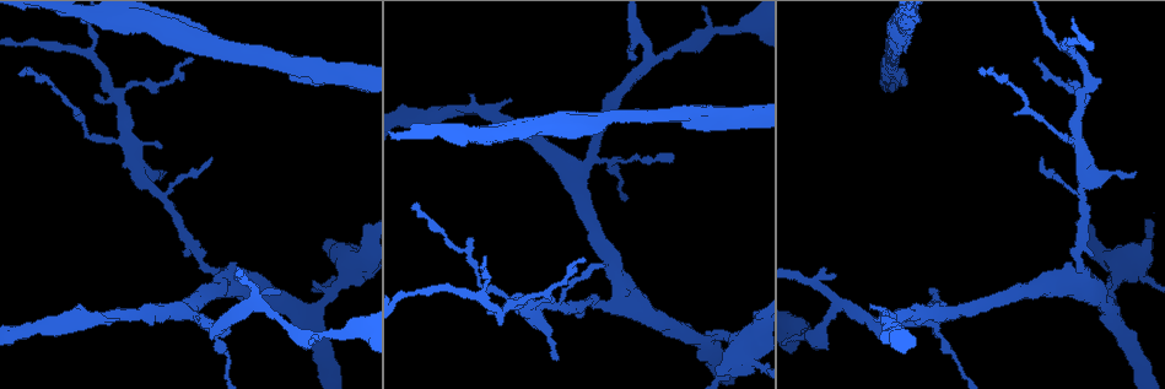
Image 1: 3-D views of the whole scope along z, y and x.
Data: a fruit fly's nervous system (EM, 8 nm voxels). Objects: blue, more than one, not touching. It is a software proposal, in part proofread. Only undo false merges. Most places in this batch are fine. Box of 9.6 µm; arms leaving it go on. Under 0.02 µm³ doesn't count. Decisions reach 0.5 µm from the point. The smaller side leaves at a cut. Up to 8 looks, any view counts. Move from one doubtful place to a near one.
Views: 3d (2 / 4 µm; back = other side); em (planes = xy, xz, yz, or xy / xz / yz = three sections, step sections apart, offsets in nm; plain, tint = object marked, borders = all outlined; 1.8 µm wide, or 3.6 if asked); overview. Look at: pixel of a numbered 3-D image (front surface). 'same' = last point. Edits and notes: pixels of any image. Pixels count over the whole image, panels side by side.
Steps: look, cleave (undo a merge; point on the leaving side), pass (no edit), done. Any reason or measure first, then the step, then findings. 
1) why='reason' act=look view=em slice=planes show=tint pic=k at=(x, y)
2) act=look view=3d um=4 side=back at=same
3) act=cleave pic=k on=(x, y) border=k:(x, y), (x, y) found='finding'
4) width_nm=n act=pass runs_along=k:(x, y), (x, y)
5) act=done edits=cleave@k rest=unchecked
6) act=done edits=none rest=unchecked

why='thick turns thin' act=look view=3d um=4 pic=1 at=(518, 126)

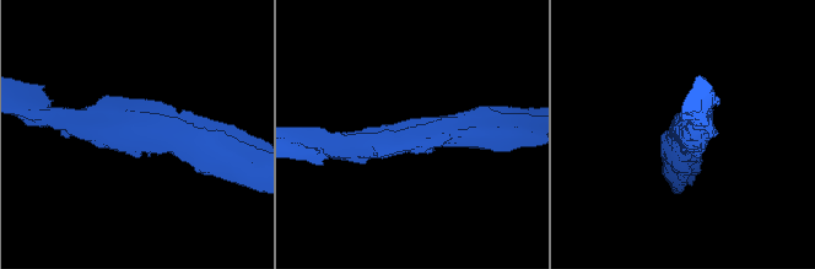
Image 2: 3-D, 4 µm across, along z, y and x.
why='need the tissue' act=look view=em slice=planes show=tint pic=2 at=(136, 130)

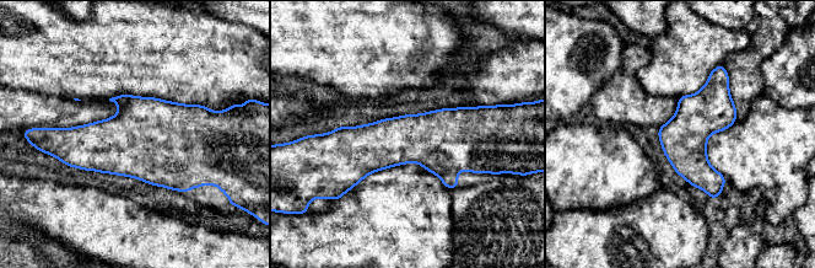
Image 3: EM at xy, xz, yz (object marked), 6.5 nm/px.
width_nm=300 act=pass found='all the same cell'

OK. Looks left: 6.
why='thick turns thin' act=look view=3d um=4 pic=1 at=(622, 305)

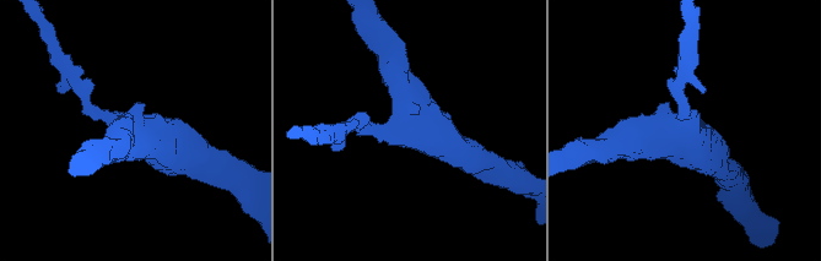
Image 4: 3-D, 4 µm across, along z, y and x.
arms=3 arm_widths_nm=200,400,440 why='shape alone is not enough' act=look view=em slice=xz step=16 show=tint pic=4 at=(685, 126)

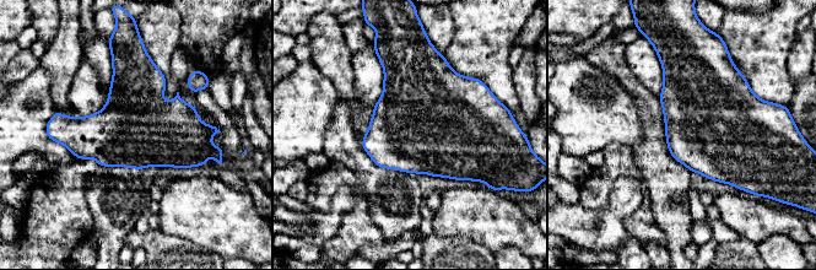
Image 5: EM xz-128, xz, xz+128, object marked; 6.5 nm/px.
why='another direction' act=look view=em slice=planes show=tint at=same

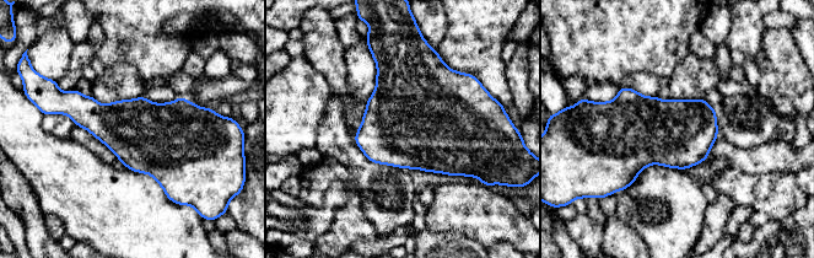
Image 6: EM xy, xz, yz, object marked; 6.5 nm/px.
act=pass found='all the same cell'

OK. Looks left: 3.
why='a narrow waist' act=look view=em slice=yz step=16 show=tint pic=1 at=(715, 29)

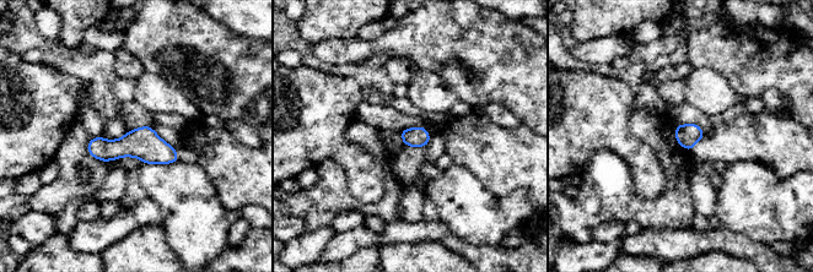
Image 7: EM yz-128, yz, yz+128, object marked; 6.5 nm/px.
why='another direction' act=look view=em slice=planes show=borders at=same

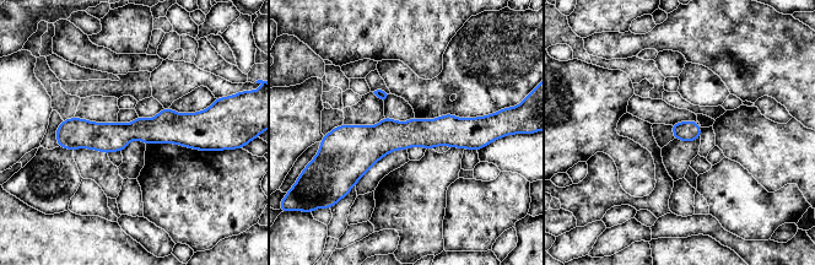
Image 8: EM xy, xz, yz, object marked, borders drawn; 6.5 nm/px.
act=pass runs_along=8:(480, 124), (469, 131), (333, 136) found='one cell here'

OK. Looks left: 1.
act=done edits=none rest=unchecked

